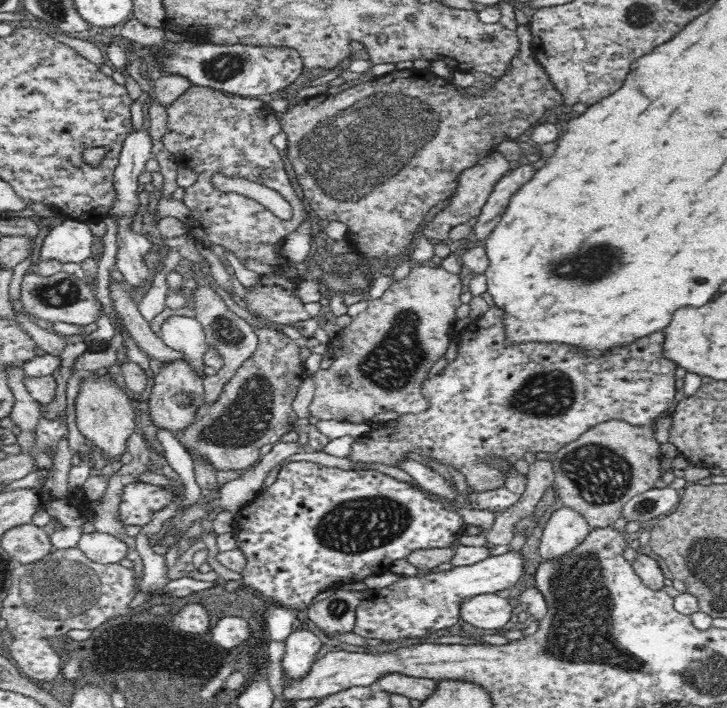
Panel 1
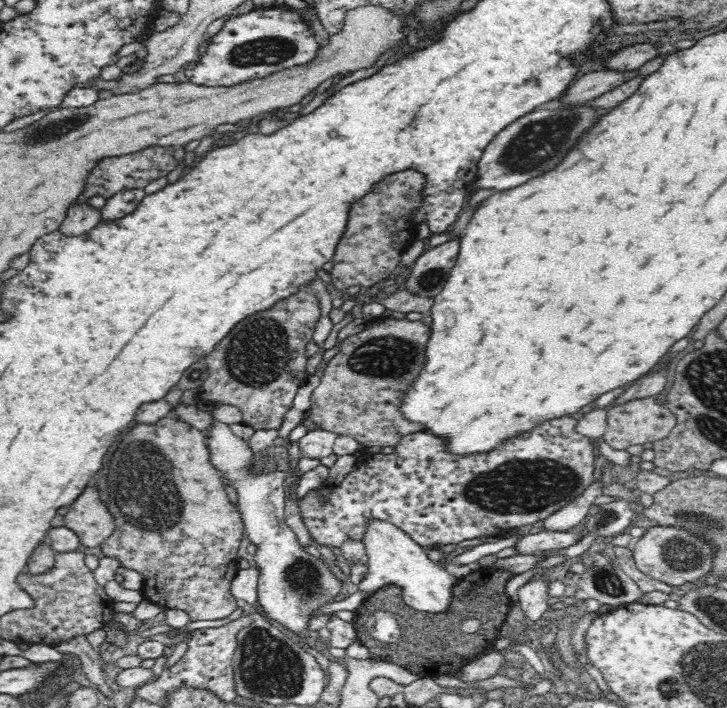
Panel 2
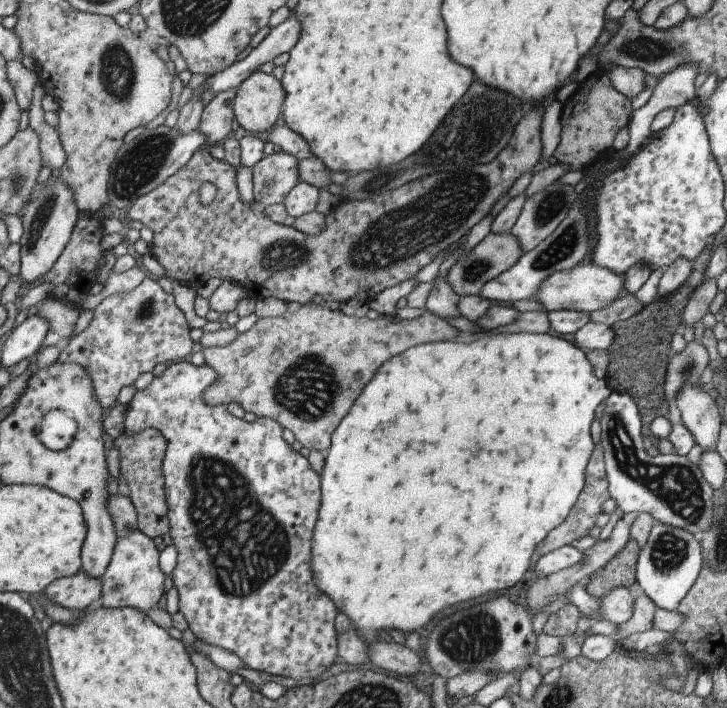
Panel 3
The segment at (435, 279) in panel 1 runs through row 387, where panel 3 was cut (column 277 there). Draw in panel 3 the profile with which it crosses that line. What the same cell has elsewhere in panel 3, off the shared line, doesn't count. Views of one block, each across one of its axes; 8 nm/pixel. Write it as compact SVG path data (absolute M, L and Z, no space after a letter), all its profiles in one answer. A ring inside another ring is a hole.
M323 303L306 304L295 312L286 311L280 316L259 318L254 326L247 332L238 333L236 340L227 346L203 349L205 364L216 370L218 380L203 392L202 400L216 406L232 402L240 404L245 412L254 412L258 419L272 419L284 429L291 430L295 440L308 450L326 453L336 426L384 362L410 347L432 341L456 342L458 332L455 326L450 326L431 312L424 312L419 318L397 321L392 315L380 315L376 319L346 316L339 309L331 310Z

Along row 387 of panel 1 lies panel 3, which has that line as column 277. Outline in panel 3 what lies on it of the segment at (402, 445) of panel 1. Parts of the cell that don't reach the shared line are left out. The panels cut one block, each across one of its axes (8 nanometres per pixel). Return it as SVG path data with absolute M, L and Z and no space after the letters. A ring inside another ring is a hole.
M189 359L168 363L162 374L154 376L152 382L145 388L135 392L129 400L126 410L126 420L123 432L134 434L145 427L151 427L165 438L167 448L162 461L162 474L164 474L164 488L166 488L166 504L168 504L168 518L170 522L170 536L177 550L177 563L171 576L179 596L179 611L188 620L189 628L198 639L211 646L221 647L228 652L239 656L244 666L268 672L276 676L290 676L302 678L318 678L322 676L338 659L337 632L335 631L335 618L337 616L336 604L320 592L314 584L312 574L312 536L318 522L320 512L321 484L320 477L312 467L309 460L296 452L282 437L284 428L275 420L262 417L248 422L233 416L224 404L220 406L208 405L202 400L203 392L216 384L218 374L208 364L196 366Z

